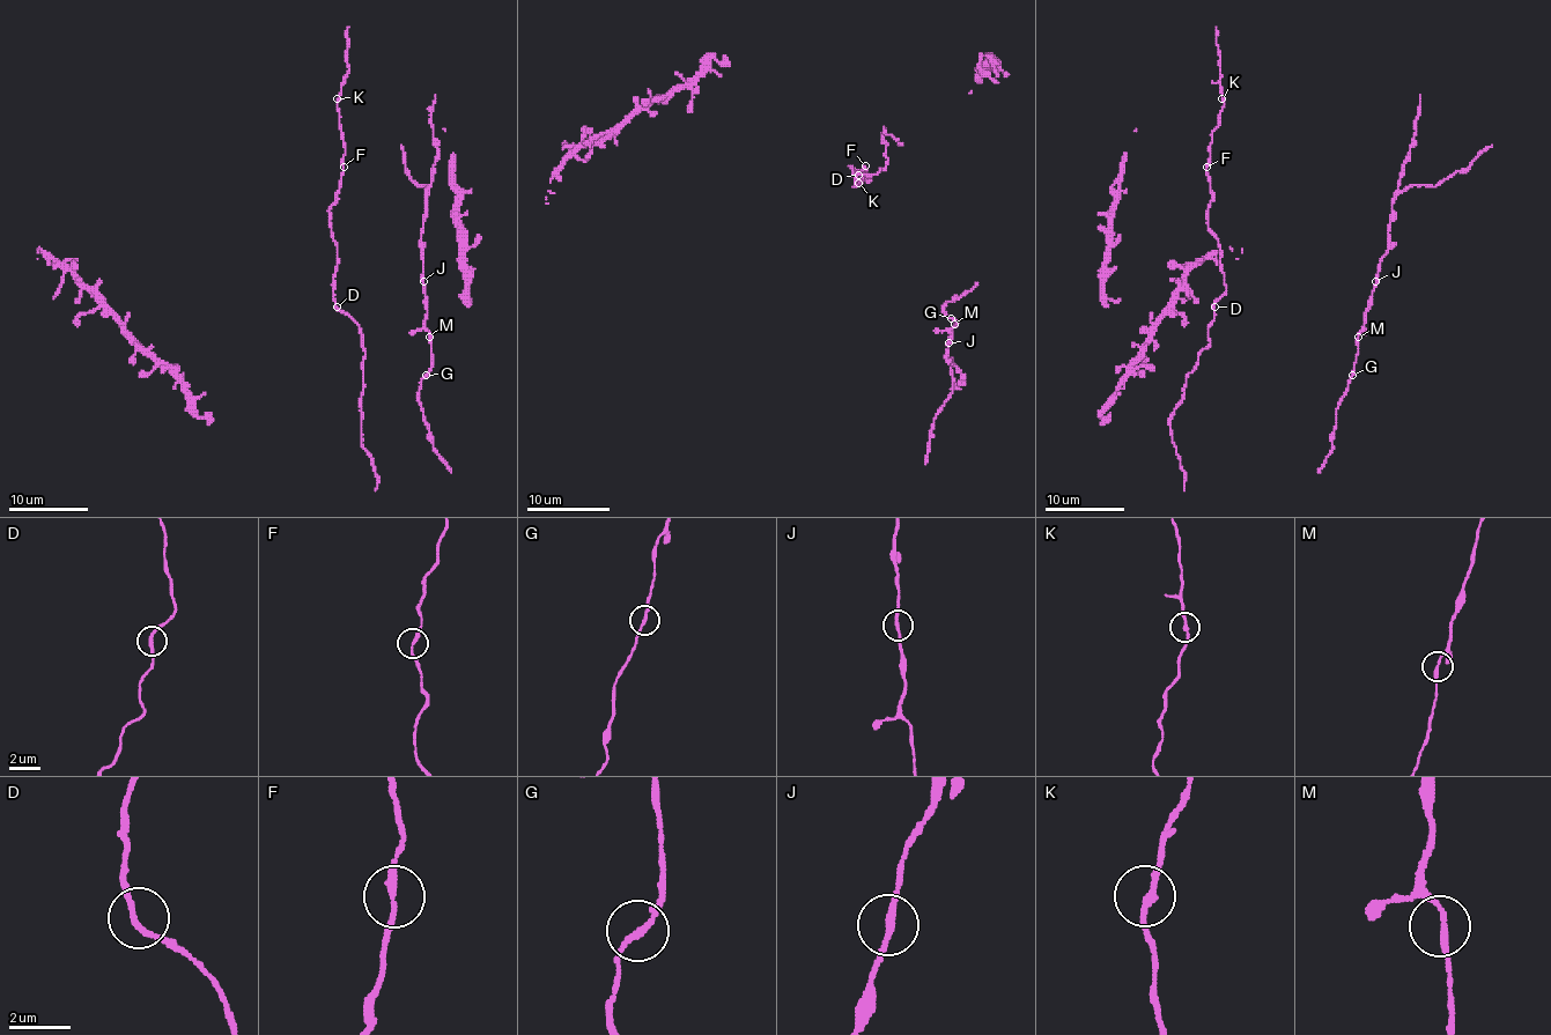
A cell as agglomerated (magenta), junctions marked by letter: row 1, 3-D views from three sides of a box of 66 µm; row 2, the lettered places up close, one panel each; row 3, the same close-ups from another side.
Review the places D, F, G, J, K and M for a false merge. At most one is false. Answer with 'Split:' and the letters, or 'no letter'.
Split: no letter

